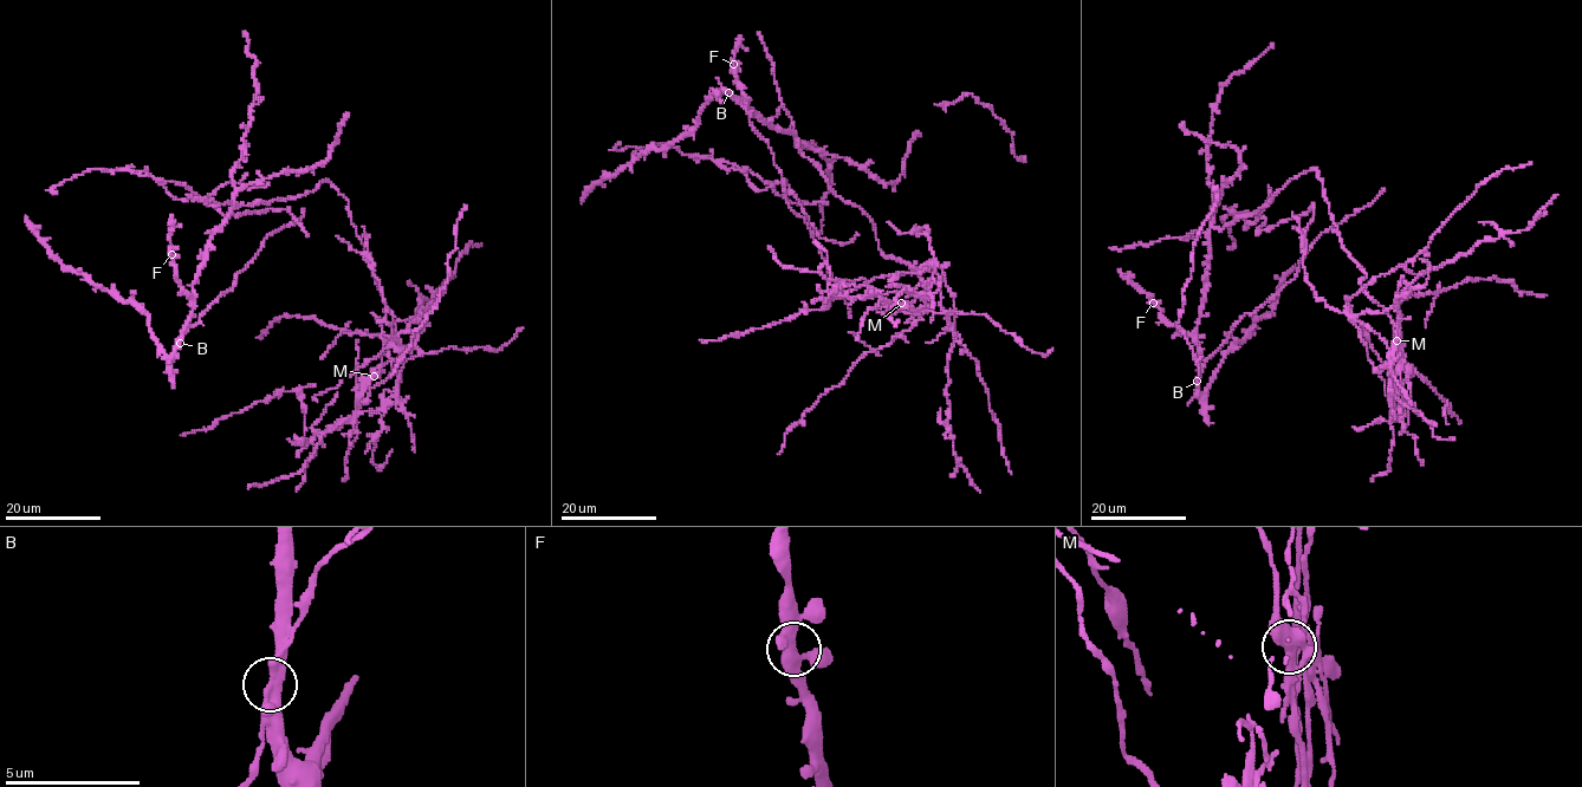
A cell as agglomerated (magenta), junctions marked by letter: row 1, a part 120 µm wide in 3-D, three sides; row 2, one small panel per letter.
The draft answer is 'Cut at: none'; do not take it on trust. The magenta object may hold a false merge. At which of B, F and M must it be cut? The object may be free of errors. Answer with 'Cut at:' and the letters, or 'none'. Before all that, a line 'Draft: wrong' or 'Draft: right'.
Draft: wrong
Cut at: M

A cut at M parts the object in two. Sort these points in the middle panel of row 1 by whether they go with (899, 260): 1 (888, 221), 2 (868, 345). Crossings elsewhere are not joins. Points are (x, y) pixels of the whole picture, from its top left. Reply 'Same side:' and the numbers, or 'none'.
Same side: none

